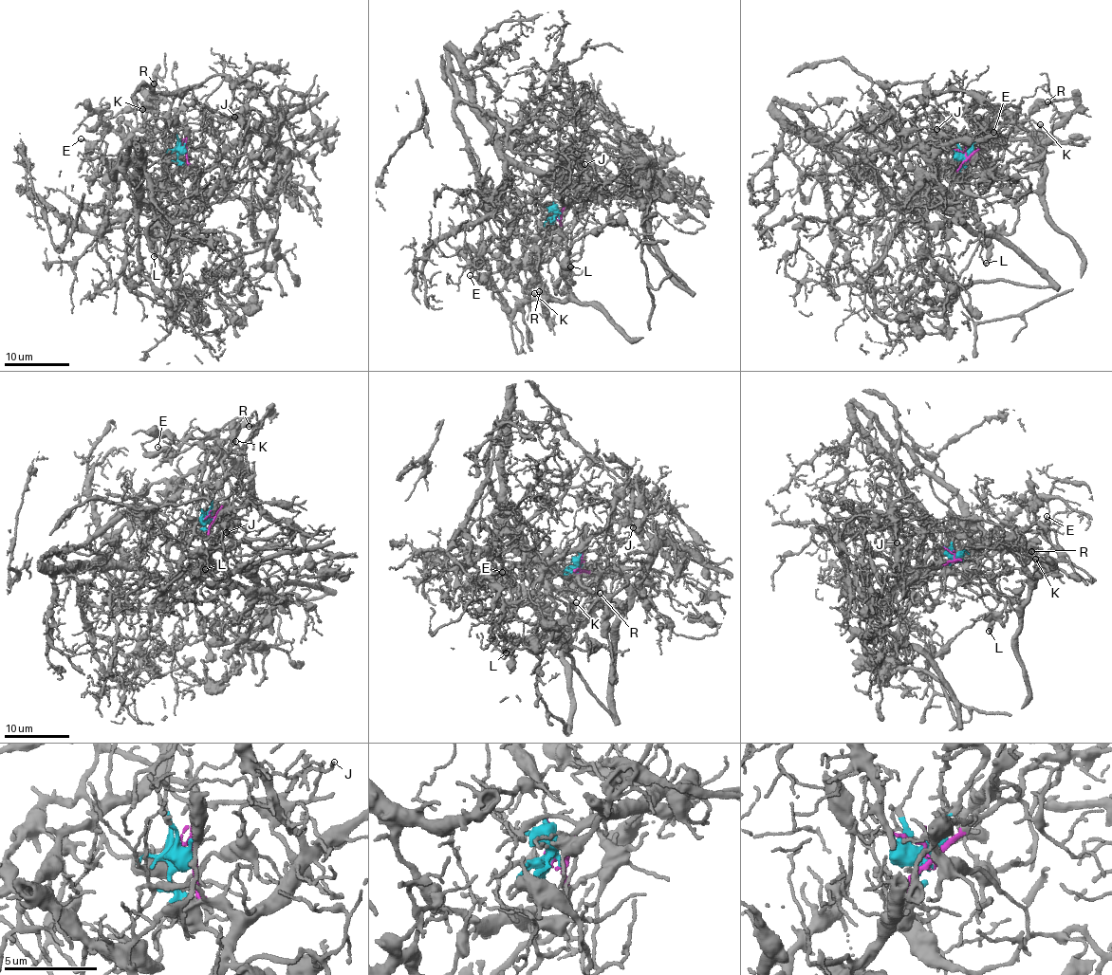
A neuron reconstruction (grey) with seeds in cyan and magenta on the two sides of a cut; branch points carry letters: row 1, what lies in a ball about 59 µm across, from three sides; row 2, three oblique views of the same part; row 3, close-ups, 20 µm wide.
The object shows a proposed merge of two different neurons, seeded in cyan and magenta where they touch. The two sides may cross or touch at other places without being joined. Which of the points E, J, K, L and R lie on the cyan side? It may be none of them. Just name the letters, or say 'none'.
E, K, L, R

